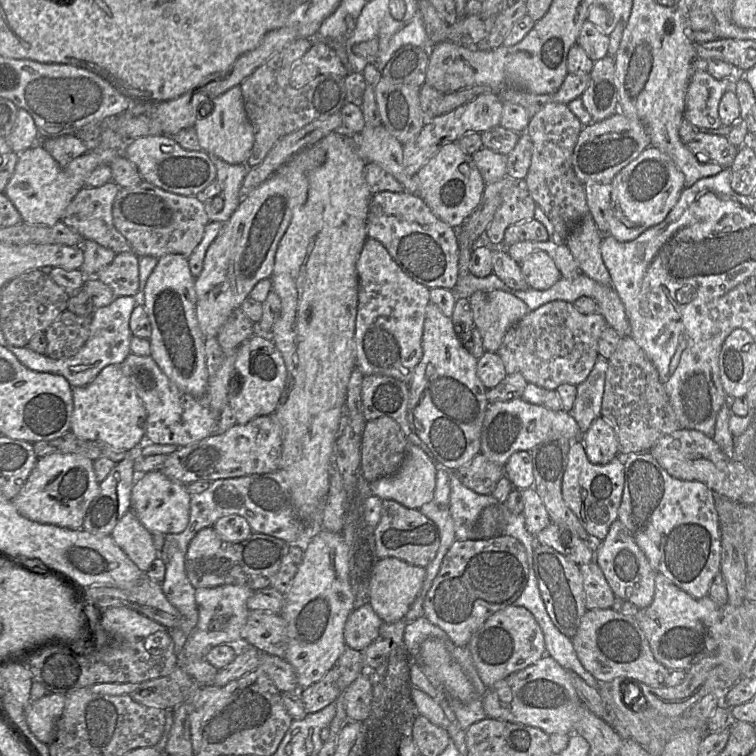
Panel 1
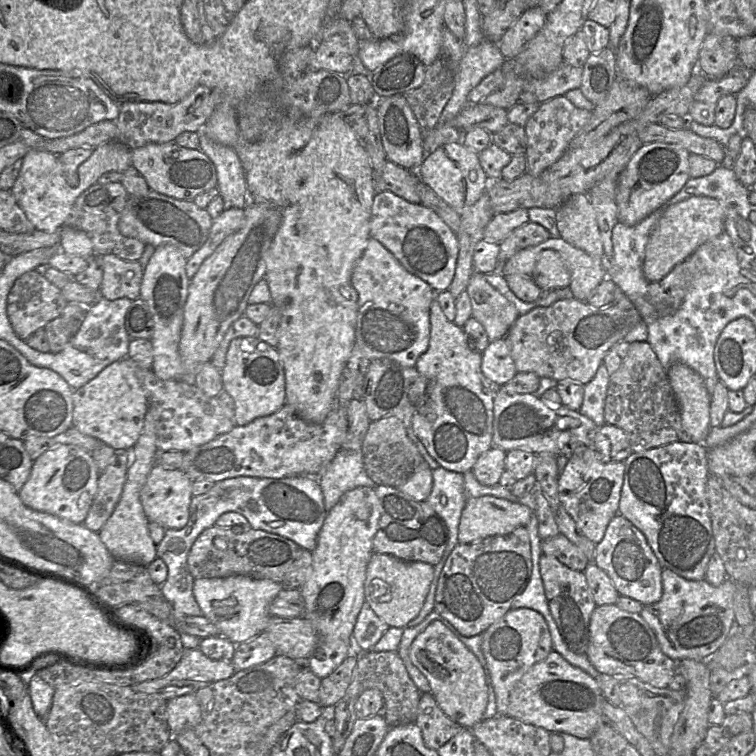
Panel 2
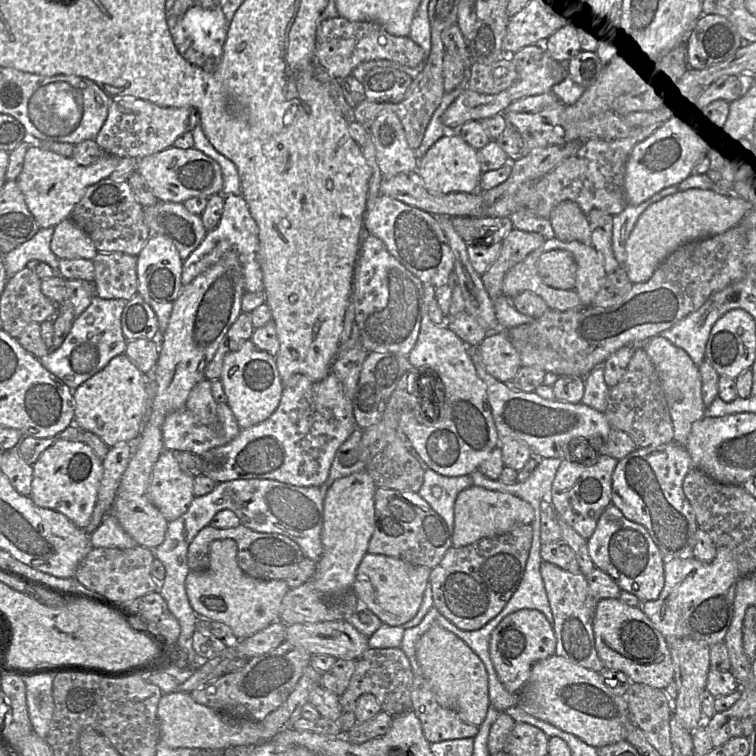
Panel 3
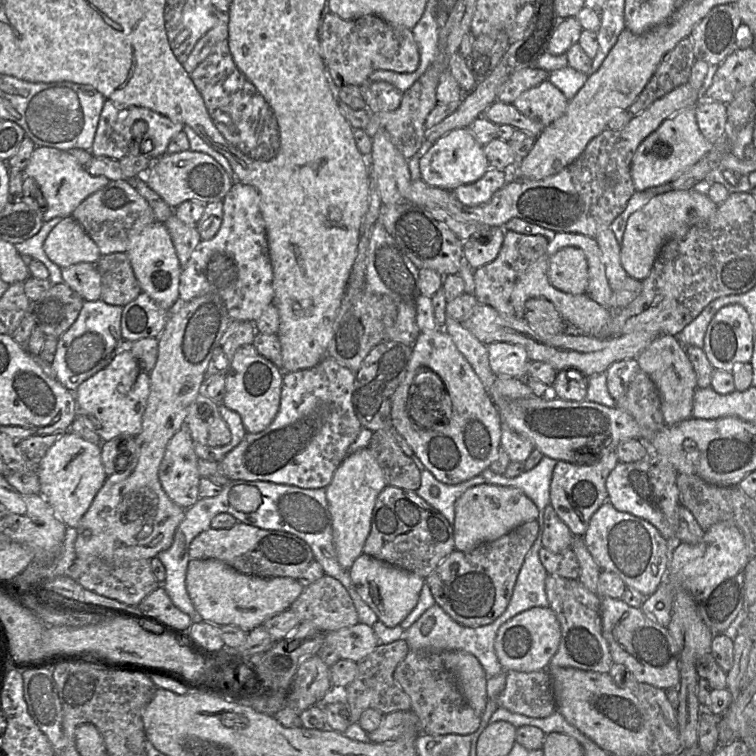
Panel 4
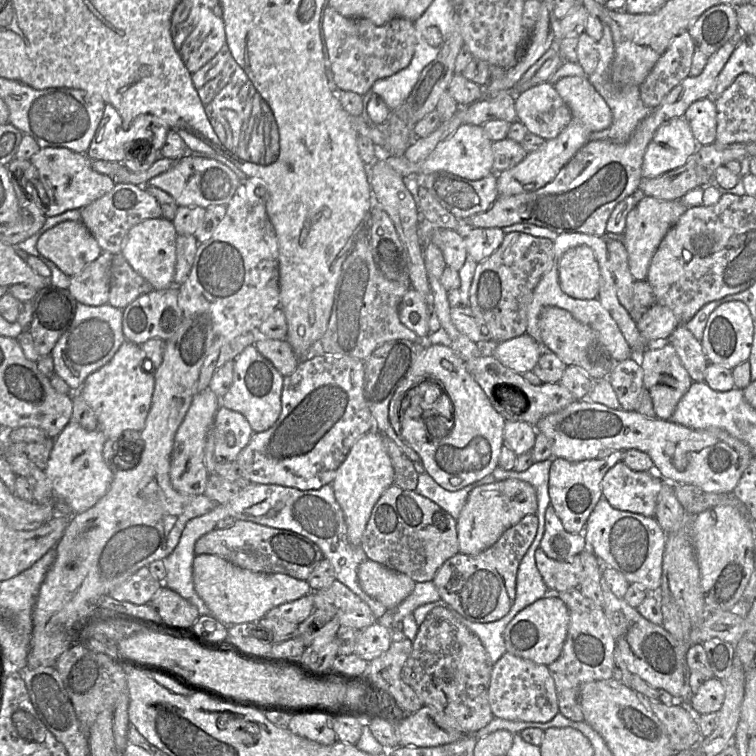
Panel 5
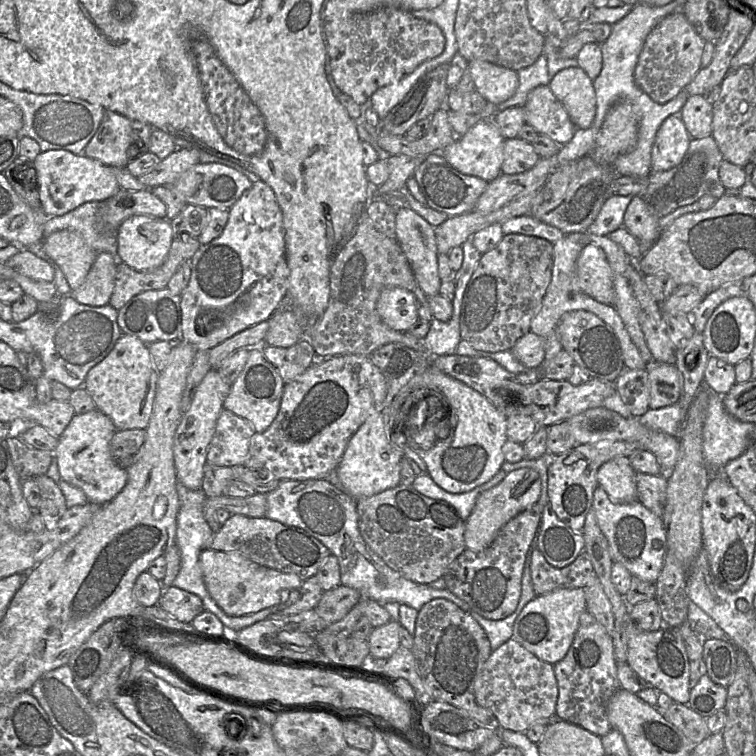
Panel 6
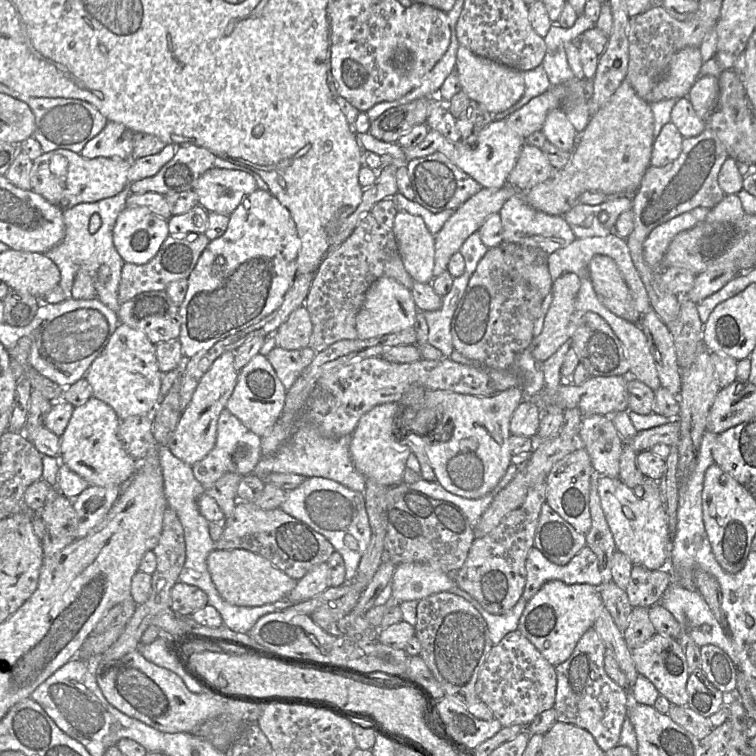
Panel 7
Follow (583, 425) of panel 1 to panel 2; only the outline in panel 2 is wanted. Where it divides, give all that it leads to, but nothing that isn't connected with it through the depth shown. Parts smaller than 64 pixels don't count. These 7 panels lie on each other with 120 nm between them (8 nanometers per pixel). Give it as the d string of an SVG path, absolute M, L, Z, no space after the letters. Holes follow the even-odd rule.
M601 364L591 381L584 385L584 398L580 409L582 415L590 418L598 427L605 424L604 407L610 375L604 364Z

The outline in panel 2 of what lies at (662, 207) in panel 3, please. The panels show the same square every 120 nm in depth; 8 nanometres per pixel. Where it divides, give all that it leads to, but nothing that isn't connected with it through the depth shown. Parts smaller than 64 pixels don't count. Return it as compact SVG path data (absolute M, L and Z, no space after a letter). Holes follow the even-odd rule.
M691 196L671 205L657 222L645 249L643 273L647 281L661 280L699 246L719 236L724 229L725 219L724 205L711 197Z

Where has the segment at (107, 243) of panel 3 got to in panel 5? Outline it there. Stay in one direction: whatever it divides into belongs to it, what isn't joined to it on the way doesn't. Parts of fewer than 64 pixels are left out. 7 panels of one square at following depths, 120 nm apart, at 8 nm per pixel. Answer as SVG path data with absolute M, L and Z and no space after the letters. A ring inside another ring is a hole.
M116 183L113 189L89 205L80 209L81 222L93 235L102 251L119 254L129 230L147 220L162 217L158 201L145 187L130 183Z

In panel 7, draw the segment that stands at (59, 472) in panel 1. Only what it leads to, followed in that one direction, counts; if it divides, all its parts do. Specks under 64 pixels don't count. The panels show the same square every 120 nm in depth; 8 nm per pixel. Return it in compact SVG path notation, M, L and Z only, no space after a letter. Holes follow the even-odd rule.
M94 396L85 404L75 407L61 436L60 462L91 486L124 486L135 473L139 463L128 455L118 437L121 421L111 406Z

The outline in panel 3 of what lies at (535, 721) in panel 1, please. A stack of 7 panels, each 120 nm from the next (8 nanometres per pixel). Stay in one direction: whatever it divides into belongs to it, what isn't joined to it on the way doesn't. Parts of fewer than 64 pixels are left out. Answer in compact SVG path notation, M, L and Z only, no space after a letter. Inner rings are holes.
M556 654L534 664L518 694L518 704L528 714L575 735L595 748L626 740L634 725L626 699L614 694L599 672Z

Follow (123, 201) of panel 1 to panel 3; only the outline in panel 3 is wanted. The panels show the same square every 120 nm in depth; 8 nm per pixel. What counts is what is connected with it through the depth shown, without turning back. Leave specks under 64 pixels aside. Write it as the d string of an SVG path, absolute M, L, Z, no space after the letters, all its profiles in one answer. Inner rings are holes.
M157 201L152 206L144 207L143 217L150 236L163 235L172 240L183 261L207 234L201 216L187 211L183 203Z

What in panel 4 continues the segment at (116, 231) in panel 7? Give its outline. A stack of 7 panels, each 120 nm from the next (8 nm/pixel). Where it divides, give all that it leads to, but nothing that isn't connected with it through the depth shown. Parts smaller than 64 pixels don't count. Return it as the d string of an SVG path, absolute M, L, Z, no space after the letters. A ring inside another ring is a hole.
M154 222L145 227L134 238L126 253L142 292L148 294L161 308L174 310L180 303L179 284L182 268L164 223Z

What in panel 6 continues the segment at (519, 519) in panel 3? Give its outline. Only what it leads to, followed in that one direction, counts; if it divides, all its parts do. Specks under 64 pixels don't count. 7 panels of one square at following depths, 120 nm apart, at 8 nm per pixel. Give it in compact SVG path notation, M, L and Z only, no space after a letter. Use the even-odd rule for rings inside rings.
M532 468L513 470L499 484L481 493L465 521L466 549L476 552L484 550L491 544L499 530L512 518L535 504L540 494L541 479L538 472Z

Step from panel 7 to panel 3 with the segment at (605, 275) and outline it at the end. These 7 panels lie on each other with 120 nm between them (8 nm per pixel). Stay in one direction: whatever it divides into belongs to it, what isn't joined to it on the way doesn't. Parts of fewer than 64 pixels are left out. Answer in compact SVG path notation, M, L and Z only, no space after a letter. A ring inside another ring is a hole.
M550 250L537 261L537 270L542 281L559 290L574 290L577 264L573 255L566 250Z

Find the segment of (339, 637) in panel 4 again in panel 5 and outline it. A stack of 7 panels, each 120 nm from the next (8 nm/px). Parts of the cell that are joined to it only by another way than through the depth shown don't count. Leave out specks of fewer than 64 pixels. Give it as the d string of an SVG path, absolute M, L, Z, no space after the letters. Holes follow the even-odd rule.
M376 622L359 631L354 654L370 662L384 654L390 648L392 642L391 631Z

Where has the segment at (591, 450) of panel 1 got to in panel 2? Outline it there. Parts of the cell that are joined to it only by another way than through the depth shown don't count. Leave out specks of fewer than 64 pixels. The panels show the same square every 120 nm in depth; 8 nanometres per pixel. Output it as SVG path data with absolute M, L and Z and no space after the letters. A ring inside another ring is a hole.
M603 424L593 436L593 447L605 462L625 461L633 453L628 435L612 424Z

